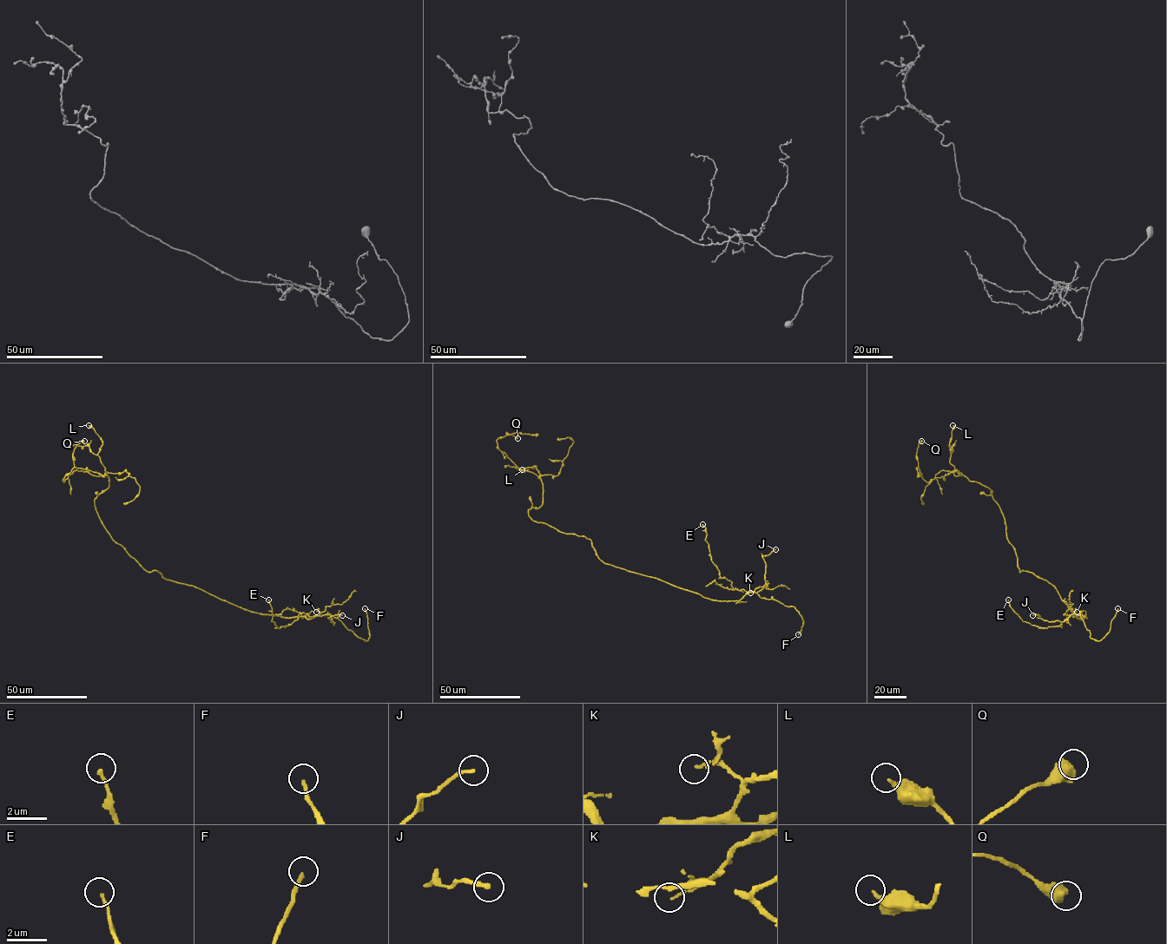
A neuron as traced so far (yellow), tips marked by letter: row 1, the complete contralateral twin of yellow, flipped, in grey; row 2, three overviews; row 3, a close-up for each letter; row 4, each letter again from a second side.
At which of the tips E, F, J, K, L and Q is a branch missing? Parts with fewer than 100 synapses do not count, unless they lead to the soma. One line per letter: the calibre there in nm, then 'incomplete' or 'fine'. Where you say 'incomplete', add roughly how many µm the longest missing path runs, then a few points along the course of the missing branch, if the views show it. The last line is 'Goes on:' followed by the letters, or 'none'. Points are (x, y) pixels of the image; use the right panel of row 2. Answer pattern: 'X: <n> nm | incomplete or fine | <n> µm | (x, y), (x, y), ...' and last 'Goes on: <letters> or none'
E: 150 nm | fine
F: 180 nm | incomplete | 50 µm | (1117, 608), (1137, 580), (1140, 567), (1152, 554)
J: 190 nm | fine
K: 100 nm | fine
L: 240 nm | fine
Q: 700 nm | fine
Goes on: F

